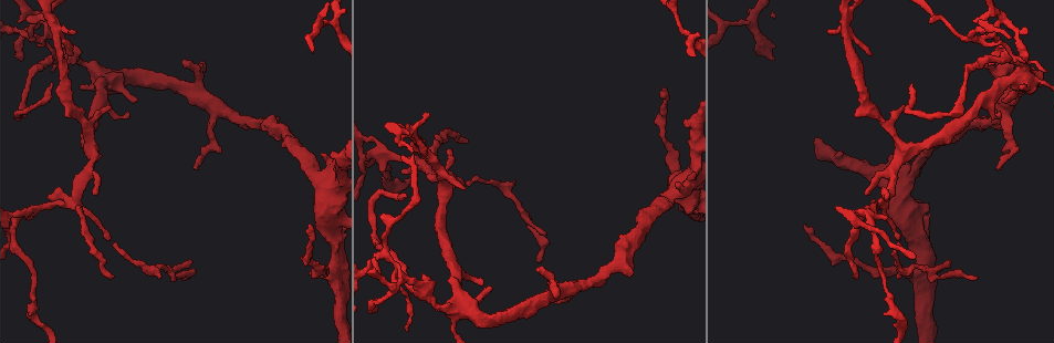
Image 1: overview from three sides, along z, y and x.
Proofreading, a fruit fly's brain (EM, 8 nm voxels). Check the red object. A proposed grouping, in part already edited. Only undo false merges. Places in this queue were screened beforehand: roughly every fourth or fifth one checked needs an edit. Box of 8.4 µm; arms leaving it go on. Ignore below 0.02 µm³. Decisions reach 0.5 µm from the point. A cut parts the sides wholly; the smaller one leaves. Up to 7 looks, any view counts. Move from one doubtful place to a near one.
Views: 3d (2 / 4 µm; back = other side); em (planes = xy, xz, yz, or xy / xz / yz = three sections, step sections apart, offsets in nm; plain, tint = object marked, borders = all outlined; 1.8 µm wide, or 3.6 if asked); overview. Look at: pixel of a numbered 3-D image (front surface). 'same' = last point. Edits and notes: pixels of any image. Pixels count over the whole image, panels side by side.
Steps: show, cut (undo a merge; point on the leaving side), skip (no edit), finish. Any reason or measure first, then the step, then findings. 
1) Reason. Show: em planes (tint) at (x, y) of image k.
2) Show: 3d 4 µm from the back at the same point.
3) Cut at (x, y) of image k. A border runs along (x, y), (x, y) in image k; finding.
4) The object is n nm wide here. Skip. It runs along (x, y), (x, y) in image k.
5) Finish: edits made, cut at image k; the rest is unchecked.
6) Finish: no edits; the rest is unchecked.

Four arms meet. Show: 3d 4 µm from the back at (208, 101) of image 1.

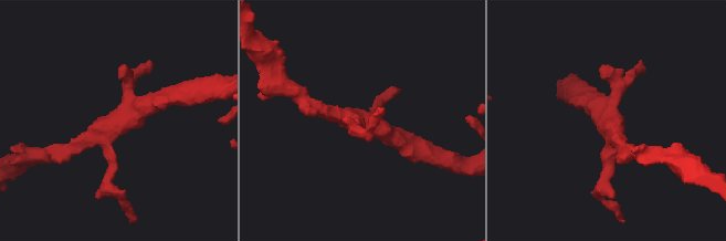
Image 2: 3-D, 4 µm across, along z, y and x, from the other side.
Now the EM. Show: em planes (tint) at (113, 122) of image 2.

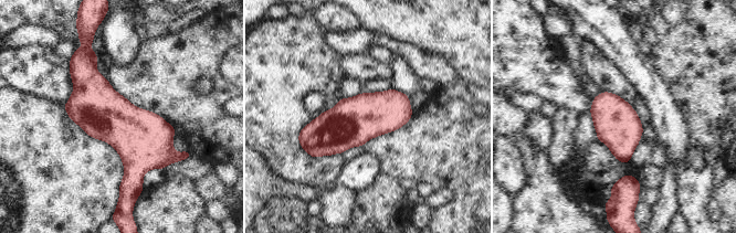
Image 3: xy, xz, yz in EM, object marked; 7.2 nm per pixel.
The object is 320 nm wide here. Skip. All the same neuron.

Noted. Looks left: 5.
Show: 3d 2 µm at (429, 168) of image 1.

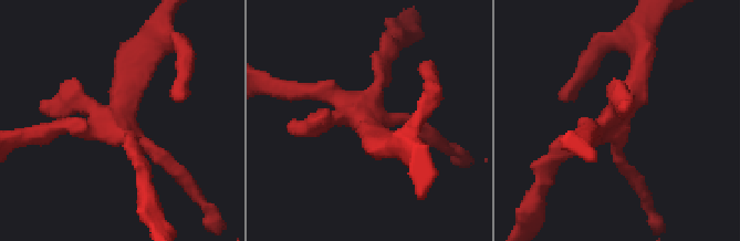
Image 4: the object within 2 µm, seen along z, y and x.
Shape alone is not enough. Show: em yz step 16 (tint) at (117, 110) of image 4.

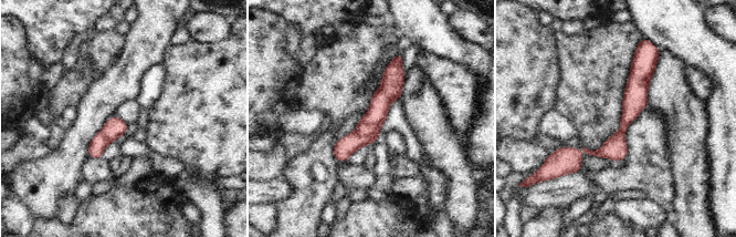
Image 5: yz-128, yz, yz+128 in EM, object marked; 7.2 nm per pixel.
Skip. It runs along (652, 68), (621, 134), (603, 152), (565, 155) in image 5; continuous, no second neuron.

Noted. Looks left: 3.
Abrupt turn. Show: 3d 2 µm at (400, 132) of image 1.

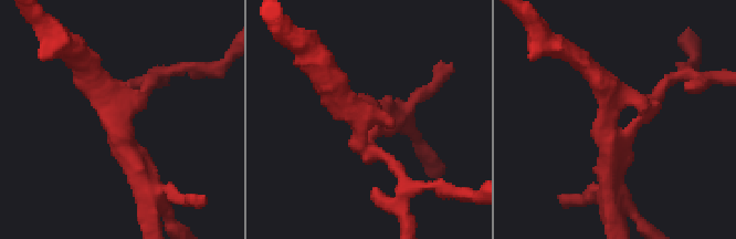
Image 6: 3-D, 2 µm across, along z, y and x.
Need the tissue. Show: em xz step 4 (tint) at (367, 111) of image 6.

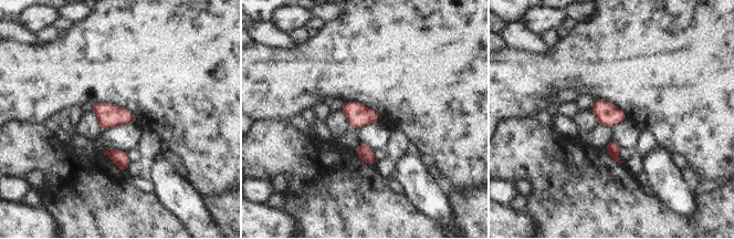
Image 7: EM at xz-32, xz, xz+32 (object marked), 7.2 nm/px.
Show: em planes (borders) at the same point.

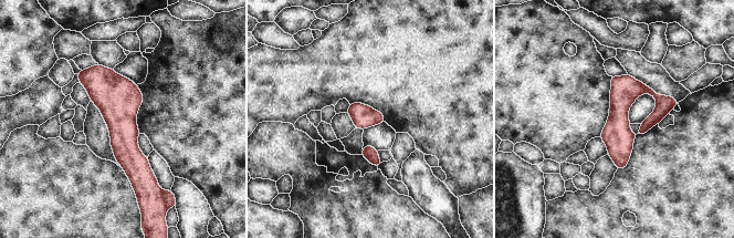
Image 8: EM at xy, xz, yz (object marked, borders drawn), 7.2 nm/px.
The object is 170 nm wide here. Cut at (664, 104) of image 8. A second neuron is stuck on.

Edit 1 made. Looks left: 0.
Finish: edits made, cut at image 8; the rest is unchecked.

